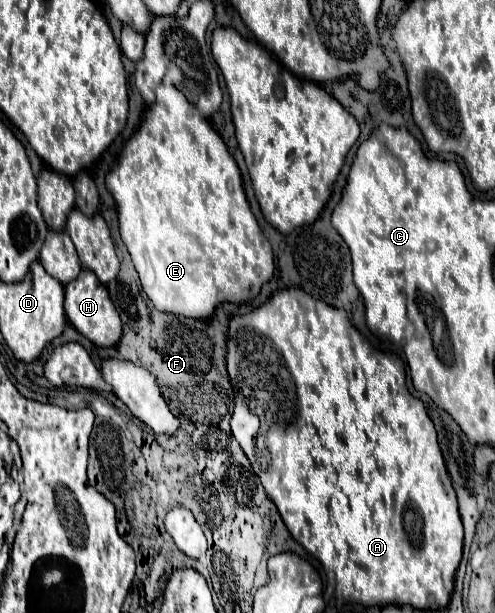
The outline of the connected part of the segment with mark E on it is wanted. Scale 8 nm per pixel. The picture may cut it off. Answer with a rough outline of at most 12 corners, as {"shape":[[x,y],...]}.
{"shape":[[157,89],[107,173],[159,311],[251,301],[273,251],[221,135]]}

